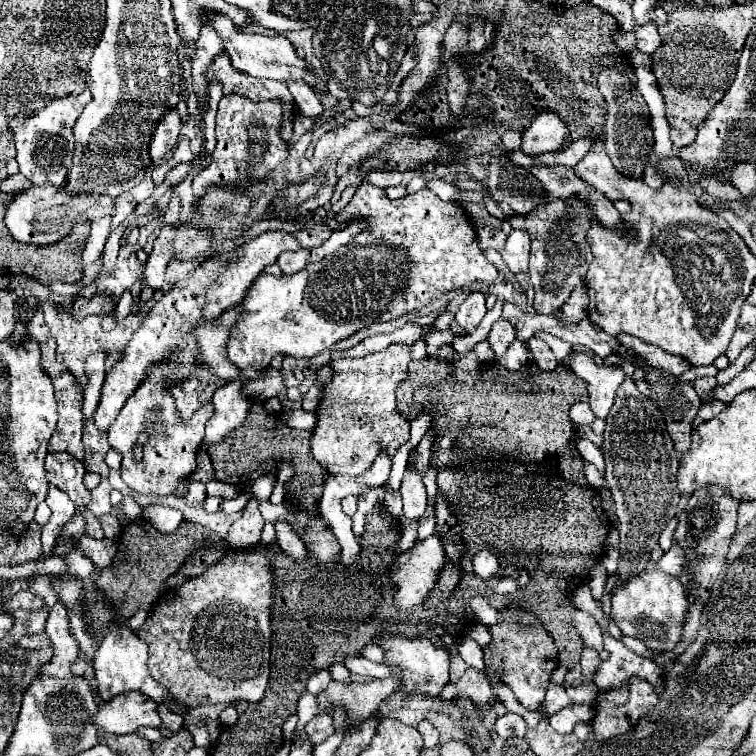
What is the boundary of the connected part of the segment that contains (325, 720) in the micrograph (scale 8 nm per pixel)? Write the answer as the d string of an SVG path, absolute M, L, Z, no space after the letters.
M316 715L312 721L306 723L306 735L312 743L322 743L330 737L332 731L332 717L330 715Z

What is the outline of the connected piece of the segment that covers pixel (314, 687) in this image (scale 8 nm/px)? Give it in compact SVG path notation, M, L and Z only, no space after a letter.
M320 669L320 671L316 671L316 673L310 675L306 689L308 689L312 695L318 695L320 691L324 691L324 689L328 687L330 679L332 679L332 675L330 675L326 669Z

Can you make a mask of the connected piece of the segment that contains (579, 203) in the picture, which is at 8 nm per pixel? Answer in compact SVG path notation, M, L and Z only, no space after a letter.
M568 197L568 199L556 199L548 205L540 205L536 211L524 215L524 217L512 217L508 219L510 225L514 229L526 229L530 233L530 281L534 287L534 309L542 315L554 315L556 311L560 311L560 307L566 303L566 299L570 297L570 293L574 291L574 287L578 283L584 281L586 277L586 269L592 261L592 253L590 253L590 245L586 245L586 231L594 225L592 221L592 211L590 205L578 197Z

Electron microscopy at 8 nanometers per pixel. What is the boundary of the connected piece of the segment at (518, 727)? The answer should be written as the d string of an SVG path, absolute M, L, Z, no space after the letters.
M506 713L504 717L500 717L500 719L496 721L496 733L498 733L498 737L502 737L502 739L524 737L524 735L526 735L526 729L528 729L526 721L524 721L520 715L516 715L516 713Z

